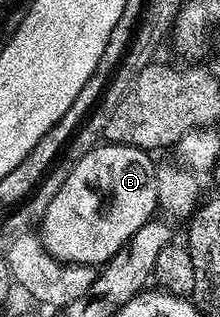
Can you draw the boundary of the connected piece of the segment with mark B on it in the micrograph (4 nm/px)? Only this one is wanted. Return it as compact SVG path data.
M96 144L85 158L75 160L70 165L67 177L54 195L48 209L37 224L37 235L45 250L65 264L89 264L102 266L126 246L145 226L145 222L156 215L159 207L157 186L155 185L156 161L151 161L152 153L131 144Z

